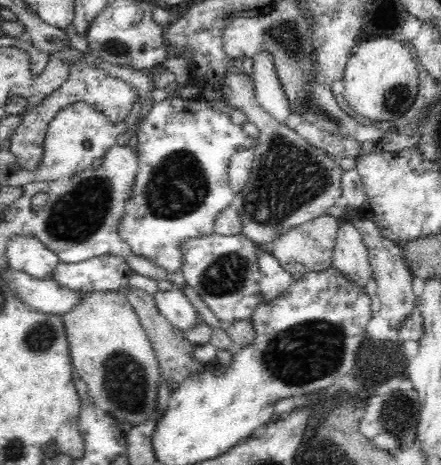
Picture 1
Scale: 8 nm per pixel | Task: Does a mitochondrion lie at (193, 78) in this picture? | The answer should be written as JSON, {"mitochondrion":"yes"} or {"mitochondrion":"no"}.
{"mitochondrion":"no"}

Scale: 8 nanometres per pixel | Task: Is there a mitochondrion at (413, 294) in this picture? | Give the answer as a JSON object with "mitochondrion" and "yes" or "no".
{"mitochondrion":"no"}

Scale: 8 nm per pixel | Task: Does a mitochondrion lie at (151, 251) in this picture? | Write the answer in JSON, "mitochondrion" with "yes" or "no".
{"mitochondrion":"no"}

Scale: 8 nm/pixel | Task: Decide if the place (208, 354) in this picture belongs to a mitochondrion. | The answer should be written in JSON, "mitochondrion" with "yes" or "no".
{"mitochondrion":"no"}

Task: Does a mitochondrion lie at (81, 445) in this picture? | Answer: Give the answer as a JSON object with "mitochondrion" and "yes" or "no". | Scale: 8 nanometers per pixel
{"mitochondrion":"no"}

